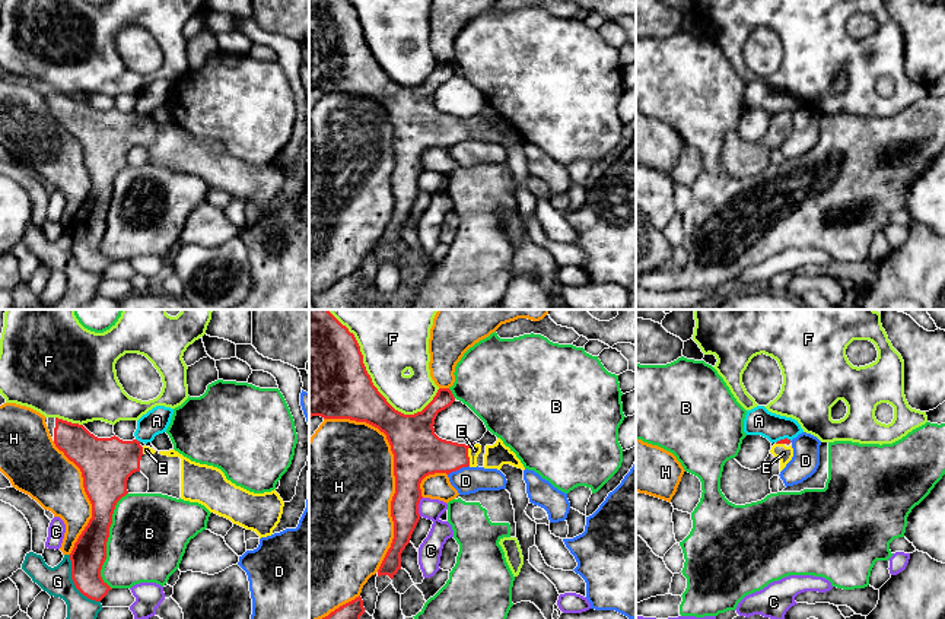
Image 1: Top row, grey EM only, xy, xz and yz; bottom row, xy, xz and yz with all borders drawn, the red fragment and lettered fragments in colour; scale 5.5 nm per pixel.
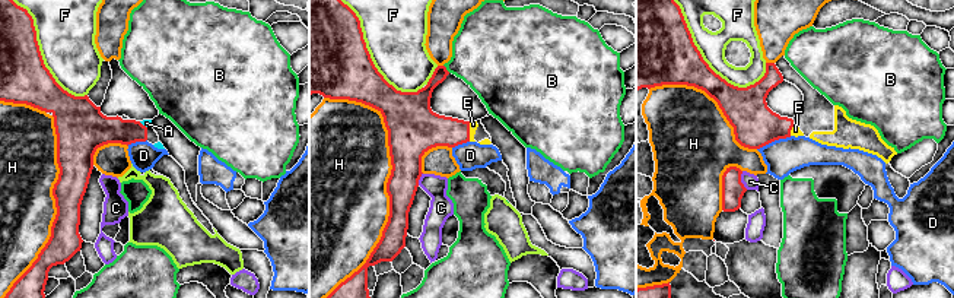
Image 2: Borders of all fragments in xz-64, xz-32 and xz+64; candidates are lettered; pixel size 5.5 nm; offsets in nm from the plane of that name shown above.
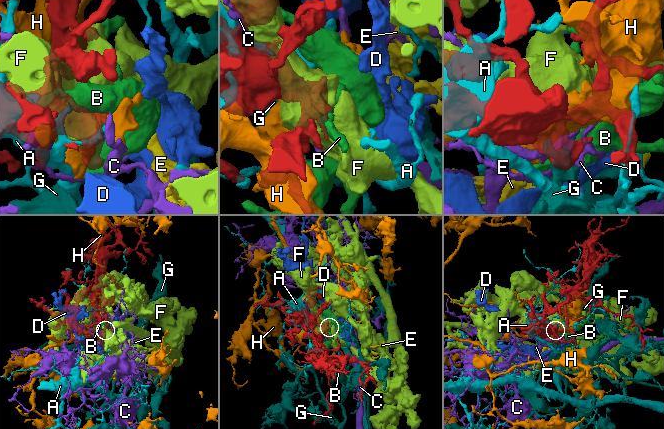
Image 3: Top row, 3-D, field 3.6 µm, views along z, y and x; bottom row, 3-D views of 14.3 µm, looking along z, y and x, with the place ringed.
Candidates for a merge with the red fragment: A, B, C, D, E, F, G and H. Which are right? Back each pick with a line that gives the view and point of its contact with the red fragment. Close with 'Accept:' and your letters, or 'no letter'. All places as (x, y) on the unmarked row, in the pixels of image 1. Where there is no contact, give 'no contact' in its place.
E: meets red in xz at (467, 129)
Accept: E

